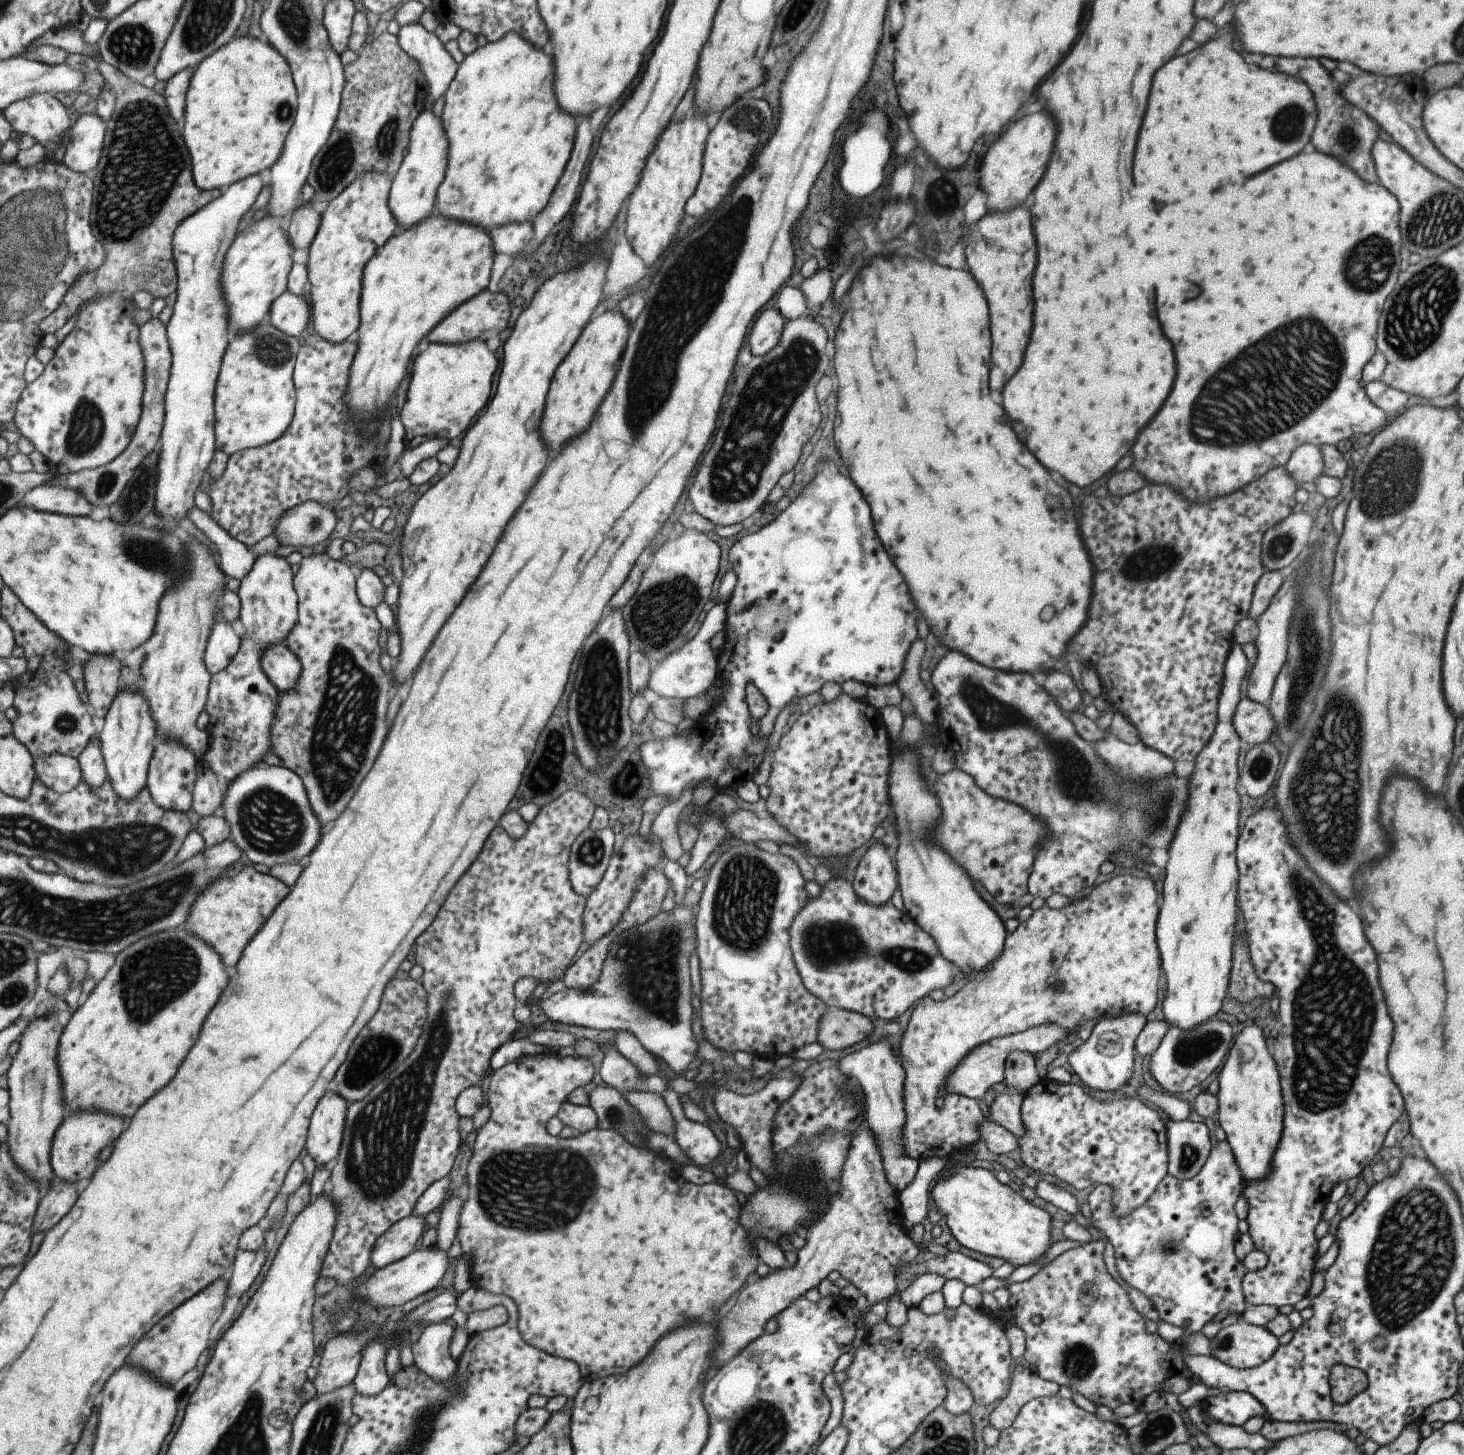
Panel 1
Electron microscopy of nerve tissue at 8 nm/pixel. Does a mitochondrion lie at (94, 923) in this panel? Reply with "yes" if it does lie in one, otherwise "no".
yes

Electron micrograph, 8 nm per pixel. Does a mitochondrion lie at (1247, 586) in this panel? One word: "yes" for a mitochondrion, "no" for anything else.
no

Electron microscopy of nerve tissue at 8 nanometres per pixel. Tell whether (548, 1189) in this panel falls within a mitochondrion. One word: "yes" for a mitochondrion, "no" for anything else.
yes

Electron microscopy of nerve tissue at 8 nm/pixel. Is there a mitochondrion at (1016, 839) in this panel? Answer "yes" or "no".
yes

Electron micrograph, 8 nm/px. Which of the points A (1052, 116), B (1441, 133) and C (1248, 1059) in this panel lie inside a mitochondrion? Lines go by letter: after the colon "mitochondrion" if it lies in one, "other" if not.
A: other
B: other
C: other

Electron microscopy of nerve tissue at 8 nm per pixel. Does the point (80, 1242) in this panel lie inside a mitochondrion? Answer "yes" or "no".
no

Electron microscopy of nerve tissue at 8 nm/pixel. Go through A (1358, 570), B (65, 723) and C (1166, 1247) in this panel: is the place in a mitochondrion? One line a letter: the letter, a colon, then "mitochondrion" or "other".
A: other
B: mitochondrion
C: mitochondrion

